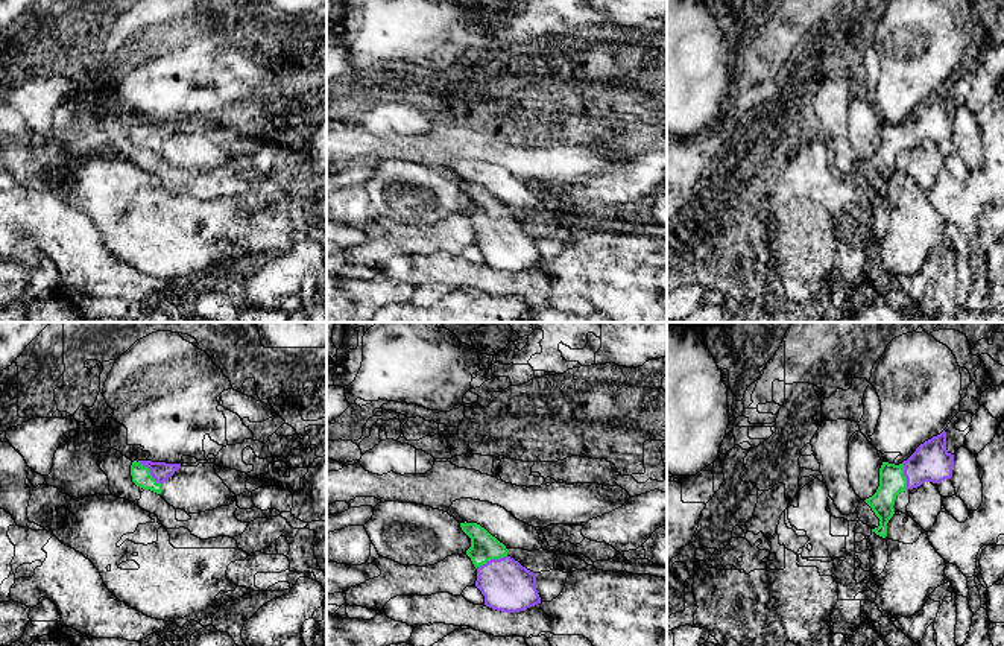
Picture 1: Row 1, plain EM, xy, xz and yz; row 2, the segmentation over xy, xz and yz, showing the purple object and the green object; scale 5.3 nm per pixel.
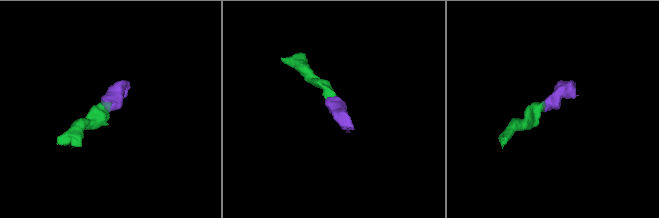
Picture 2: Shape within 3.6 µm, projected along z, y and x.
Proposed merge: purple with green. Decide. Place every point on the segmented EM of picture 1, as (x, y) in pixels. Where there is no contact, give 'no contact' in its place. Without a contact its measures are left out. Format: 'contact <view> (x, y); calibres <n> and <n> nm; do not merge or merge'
contact xy (151, 473); calibres 100 and 100 nm; merge

